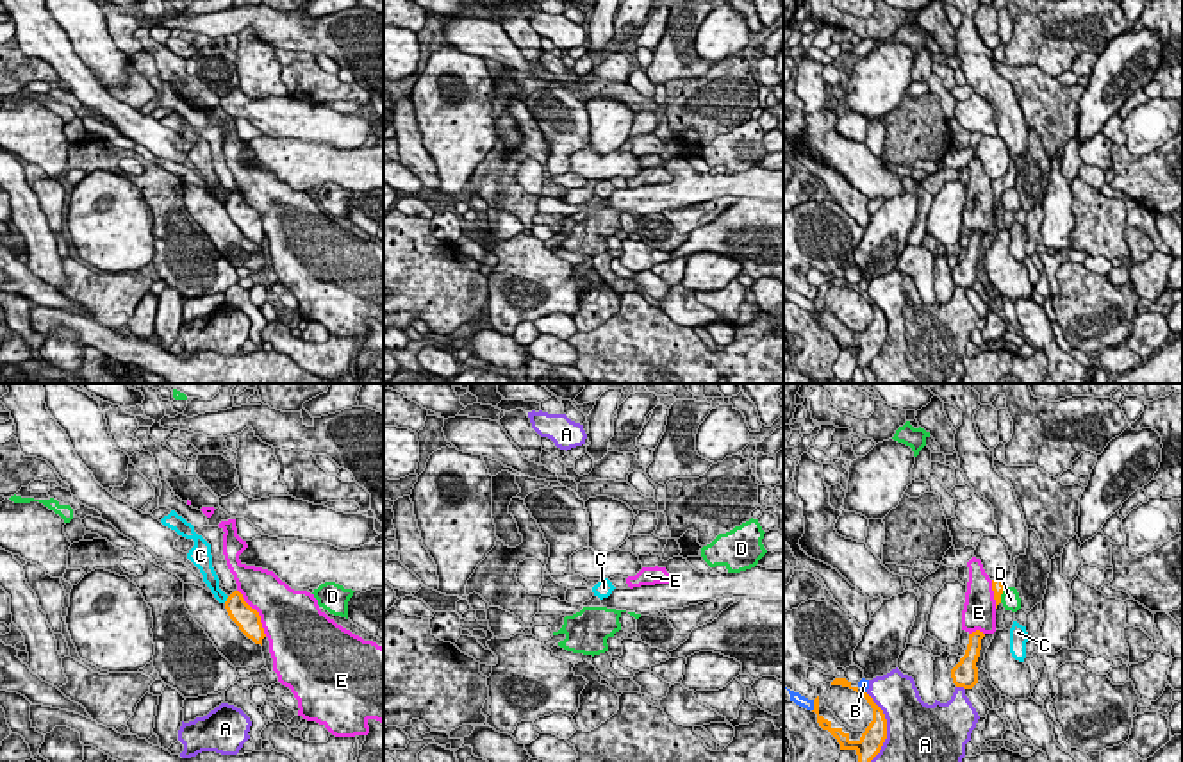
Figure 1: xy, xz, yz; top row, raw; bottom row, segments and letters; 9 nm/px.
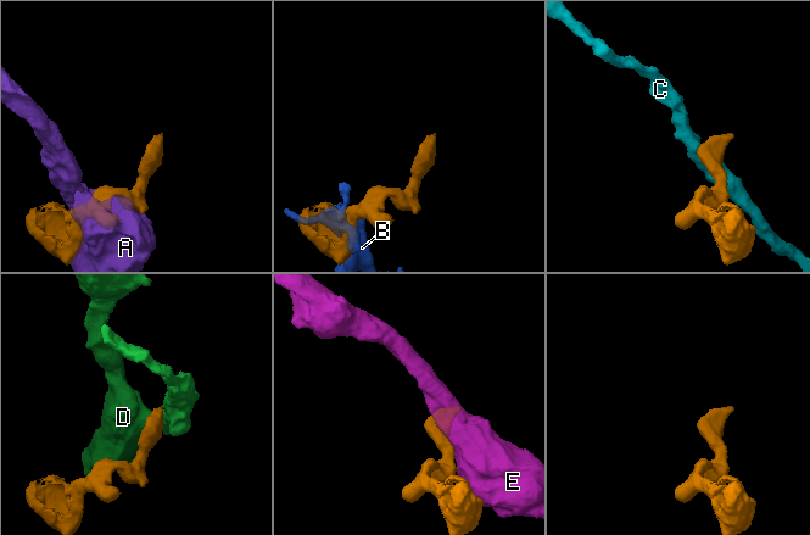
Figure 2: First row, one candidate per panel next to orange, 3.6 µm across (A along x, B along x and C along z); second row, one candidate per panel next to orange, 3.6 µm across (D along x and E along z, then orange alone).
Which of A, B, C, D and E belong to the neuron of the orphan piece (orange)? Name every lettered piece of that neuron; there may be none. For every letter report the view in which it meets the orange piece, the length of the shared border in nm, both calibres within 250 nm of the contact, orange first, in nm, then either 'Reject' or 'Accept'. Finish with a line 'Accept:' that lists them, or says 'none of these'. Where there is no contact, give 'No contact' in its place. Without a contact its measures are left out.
A: Touches orange in yz. Shared border 650 nm. Thickness 220 nm (orange) against 480 nm. Reject
B: Touches orange in yz. Shared border 110 nm. Thickness 100 nm (orange) against 100 nm. Reject
C: Touches orange in xy. Shared border 80 nm. Thickness 220 nm (orange) against 130 nm. Reject
D: Touches orange in yz. Shared border 140 nm. Thickness 120 nm (orange) against 170 nm. Reject
E: Touches orange in xy. Shared border 500 nm. Thickness 220 nm (orange) against 460 nm. Reject
Accept: none of these

